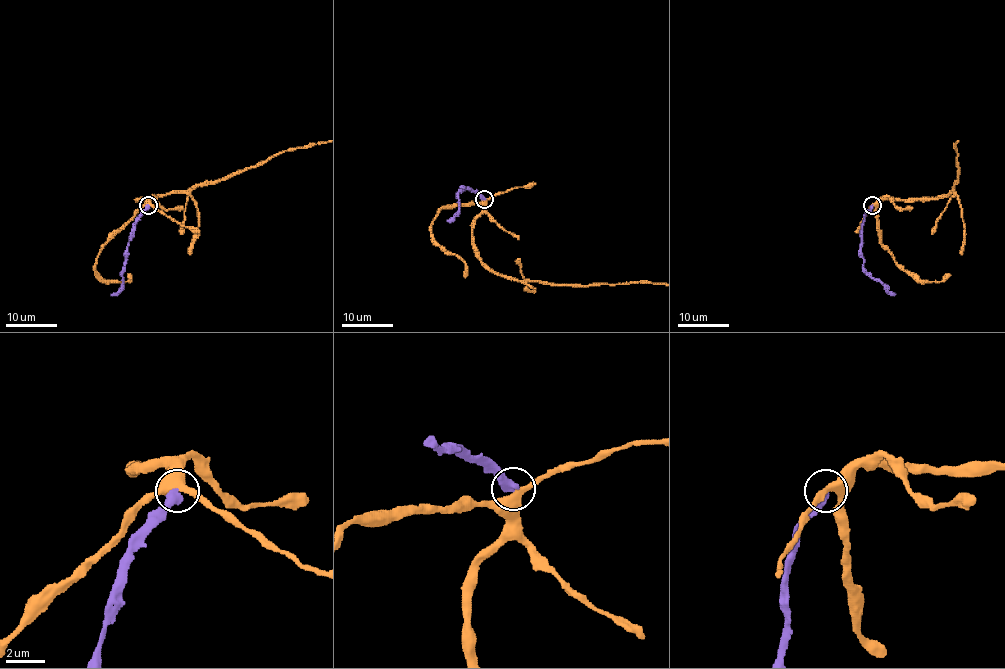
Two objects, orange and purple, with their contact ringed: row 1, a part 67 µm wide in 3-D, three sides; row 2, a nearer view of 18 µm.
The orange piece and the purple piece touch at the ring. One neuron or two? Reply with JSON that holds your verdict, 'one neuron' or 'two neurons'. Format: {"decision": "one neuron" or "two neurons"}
{"decision": "two neurons"}

